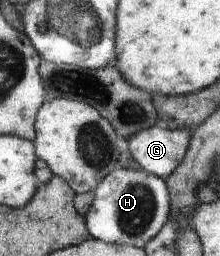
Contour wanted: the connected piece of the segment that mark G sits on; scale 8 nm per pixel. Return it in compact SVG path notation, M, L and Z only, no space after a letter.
M159 123L131 136L127 149L136 163L157 177L171 176L189 145L190 128L171 130Z

